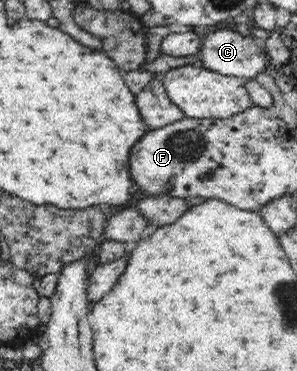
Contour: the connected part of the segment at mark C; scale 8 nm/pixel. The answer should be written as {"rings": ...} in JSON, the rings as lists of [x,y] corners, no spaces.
{"rings":[[[230,26],[210,32],[206,38],[202,39],[202,45],[196,54],[199,65],[208,71],[246,80],[253,79],[261,71],[268,69],[268,60],[264,58],[262,42],[254,37],[245,38],[237,30],[231,30]]]}

